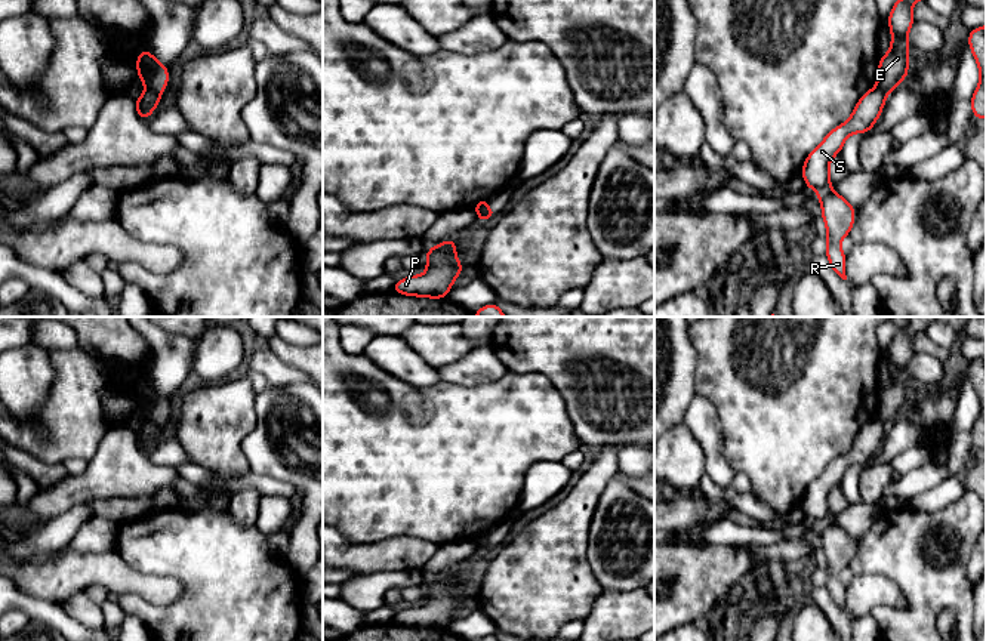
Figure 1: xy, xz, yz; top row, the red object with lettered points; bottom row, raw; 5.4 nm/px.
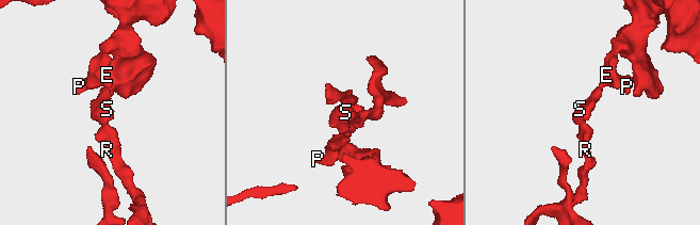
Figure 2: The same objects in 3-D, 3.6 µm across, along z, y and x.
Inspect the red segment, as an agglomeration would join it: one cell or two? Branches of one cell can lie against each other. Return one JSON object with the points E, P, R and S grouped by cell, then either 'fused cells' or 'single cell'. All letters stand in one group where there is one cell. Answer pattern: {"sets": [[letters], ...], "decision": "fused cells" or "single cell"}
{"sets": [["E", "P"], ["R", "S"]], "decision": "fused cells"}

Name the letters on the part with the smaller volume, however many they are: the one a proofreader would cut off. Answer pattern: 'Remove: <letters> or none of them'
Remove: E, P

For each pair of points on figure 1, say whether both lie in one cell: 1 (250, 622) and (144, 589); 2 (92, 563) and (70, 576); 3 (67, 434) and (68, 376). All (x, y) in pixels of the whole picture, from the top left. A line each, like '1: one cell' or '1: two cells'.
1: two cells
2: one cell
3: one cell

